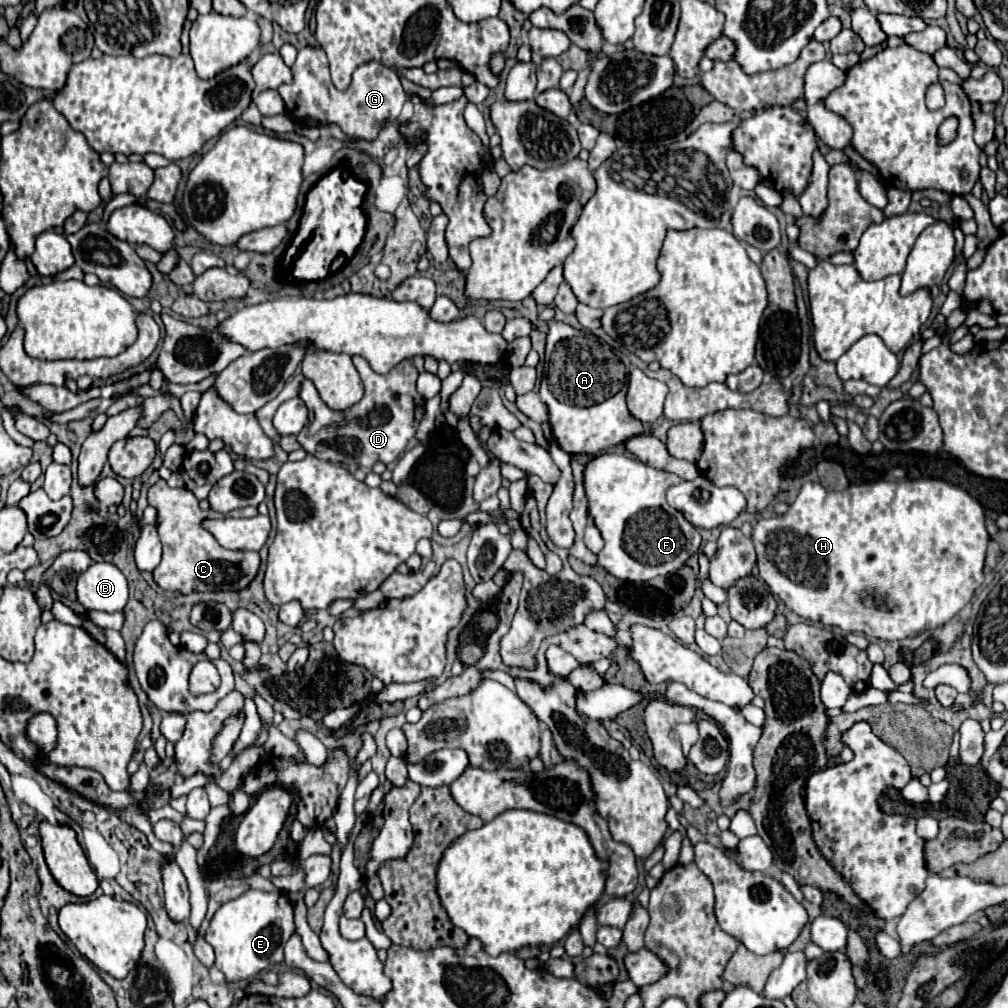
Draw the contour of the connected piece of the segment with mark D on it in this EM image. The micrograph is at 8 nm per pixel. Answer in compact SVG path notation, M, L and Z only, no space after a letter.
M354 355L352 363L361 376L364 397L360 403L356 403L354 407L342 413L330 411L326 403L320 399L312 381L304 379L300 389L300 399L306 401L306 407L310 411L310 421L302 429L302 433L298 433L298 441L302 441L302 447L310 455L322 461L342 463L346 467L364 467L364 469L372 469L372 465L378 461L390 465L406 451L408 441L416 435L416 405L422 405L422 397L416 391L418 371L412 359L400 361L386 375L380 375L374 369L370 369L364 357Z

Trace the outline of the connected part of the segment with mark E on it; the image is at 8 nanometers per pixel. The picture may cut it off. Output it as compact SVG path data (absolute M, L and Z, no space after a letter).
M249 888L240 897L226 901L212 917L204 939L214 947L216 969L226 975L226 981L254 979L262 969L284 959L284 943L294 933L294 911L286 893L274 889Z

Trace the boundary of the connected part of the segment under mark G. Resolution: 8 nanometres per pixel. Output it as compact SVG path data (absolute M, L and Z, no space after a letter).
M306 47L298 51L292 73L294 81L290 85L278 87L278 93L286 105L286 113L292 115L296 123L310 127L326 127L328 123L336 123L348 137L374 139L386 121L400 117L402 105L408 99L398 73L376 61L360 65L352 75L350 87L346 91L338 91L330 79L326 53L320 47Z

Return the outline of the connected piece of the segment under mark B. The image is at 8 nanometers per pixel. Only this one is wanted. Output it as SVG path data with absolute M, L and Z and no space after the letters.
M92 563L76 583L78 601L86 609L116 613L128 601L128 583L122 571L110 563Z

